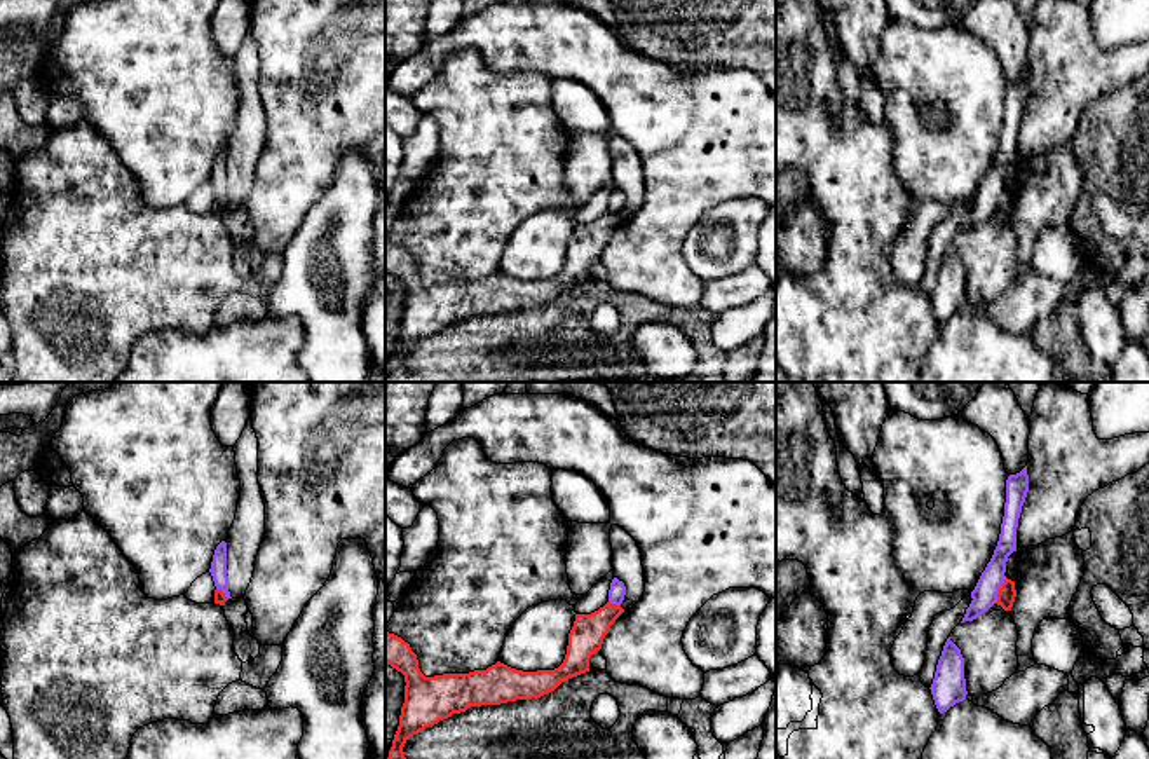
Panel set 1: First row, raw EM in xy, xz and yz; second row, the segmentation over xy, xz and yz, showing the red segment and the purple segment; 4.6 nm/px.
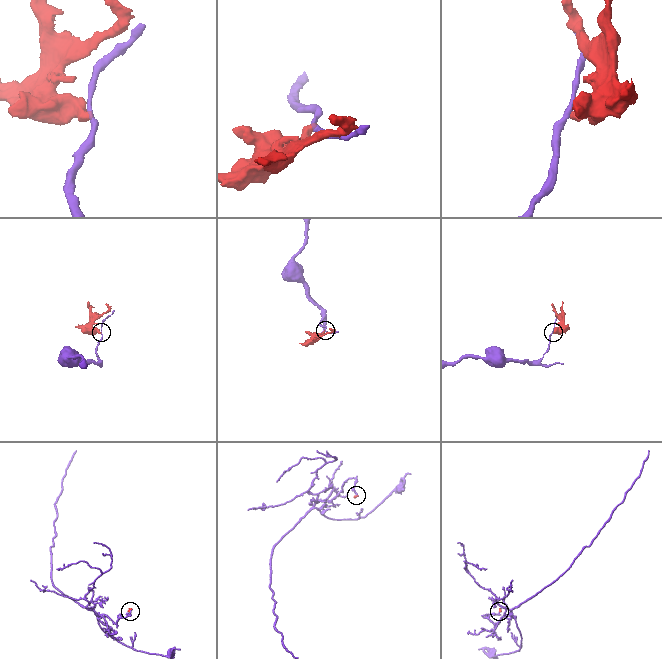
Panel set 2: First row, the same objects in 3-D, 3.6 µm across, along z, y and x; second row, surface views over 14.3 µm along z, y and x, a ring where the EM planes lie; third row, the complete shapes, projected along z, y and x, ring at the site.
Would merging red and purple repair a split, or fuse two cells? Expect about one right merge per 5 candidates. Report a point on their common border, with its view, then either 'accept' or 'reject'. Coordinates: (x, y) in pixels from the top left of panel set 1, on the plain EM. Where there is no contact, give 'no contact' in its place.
contact yz (999, 199); reject

